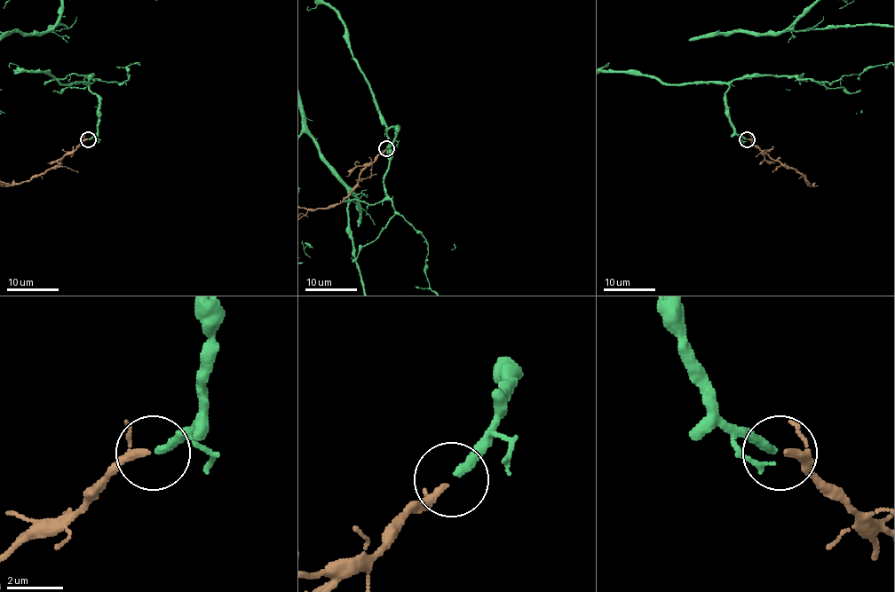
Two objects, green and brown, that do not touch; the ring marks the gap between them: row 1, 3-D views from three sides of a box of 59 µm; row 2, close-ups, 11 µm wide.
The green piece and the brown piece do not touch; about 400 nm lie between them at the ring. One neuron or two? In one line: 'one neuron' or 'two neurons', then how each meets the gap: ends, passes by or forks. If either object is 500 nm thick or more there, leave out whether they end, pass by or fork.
one neuron; green ends there; brown passes by

